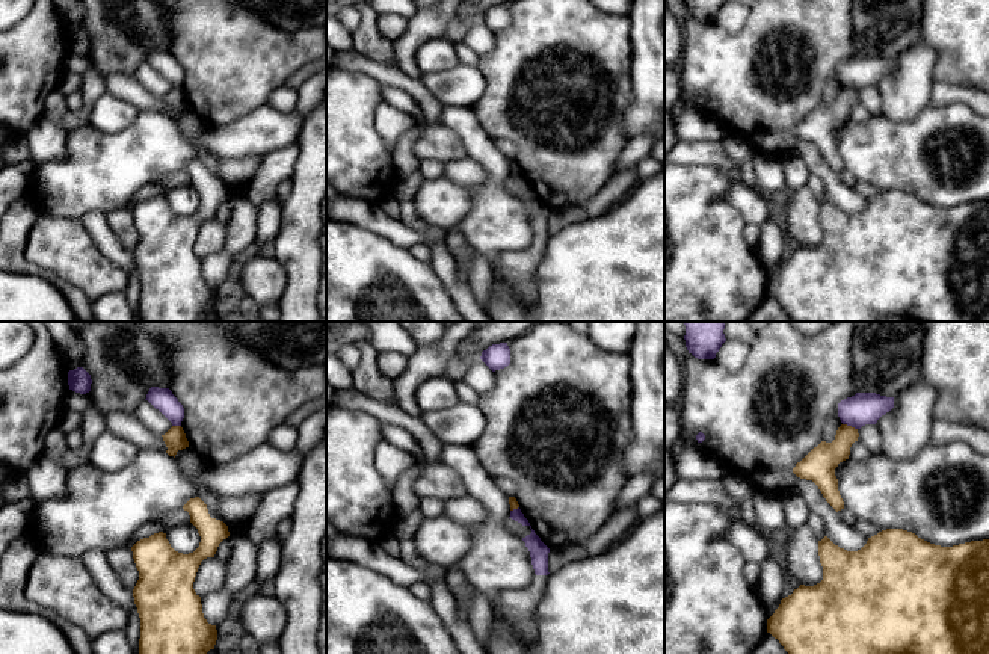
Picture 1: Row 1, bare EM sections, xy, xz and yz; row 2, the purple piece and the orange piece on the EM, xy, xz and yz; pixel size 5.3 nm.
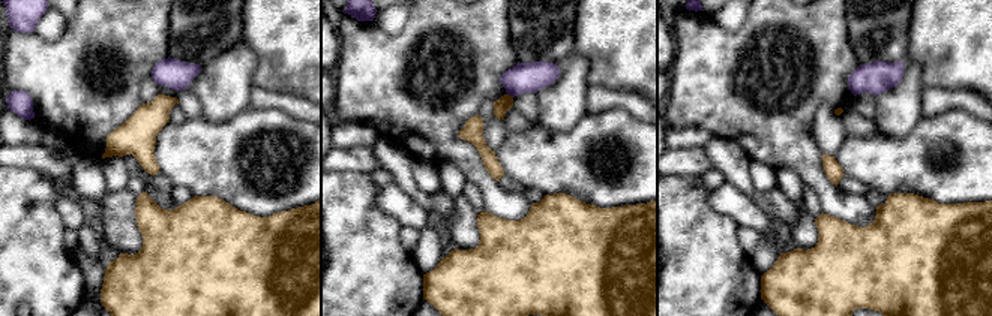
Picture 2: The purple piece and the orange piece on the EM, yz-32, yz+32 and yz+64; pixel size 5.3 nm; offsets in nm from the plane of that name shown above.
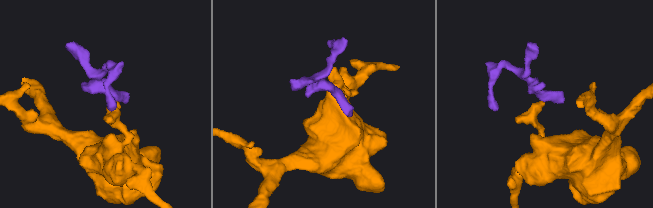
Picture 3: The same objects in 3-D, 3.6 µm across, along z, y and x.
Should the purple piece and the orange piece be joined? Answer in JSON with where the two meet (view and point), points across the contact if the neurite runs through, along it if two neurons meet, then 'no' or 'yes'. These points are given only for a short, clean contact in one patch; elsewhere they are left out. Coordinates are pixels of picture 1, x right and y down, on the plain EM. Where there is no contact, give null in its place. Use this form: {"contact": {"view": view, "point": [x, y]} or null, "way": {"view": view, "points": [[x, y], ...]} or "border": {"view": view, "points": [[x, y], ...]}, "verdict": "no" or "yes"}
{"contact": {"view": "yz", "point": [850, 86]}, "border": {"view": "yz", "points": [[843, 85], [856, 91]]}, "verdict": "no"}

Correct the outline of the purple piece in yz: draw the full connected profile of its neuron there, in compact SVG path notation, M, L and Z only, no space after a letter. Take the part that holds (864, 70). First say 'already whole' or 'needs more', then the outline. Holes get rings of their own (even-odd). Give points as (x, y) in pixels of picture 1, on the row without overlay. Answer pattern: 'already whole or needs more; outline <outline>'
already whole; outline M856 54L838 65L838 79L843 86L861 91L865 86L876 86L892 69L894 59L876 54Z

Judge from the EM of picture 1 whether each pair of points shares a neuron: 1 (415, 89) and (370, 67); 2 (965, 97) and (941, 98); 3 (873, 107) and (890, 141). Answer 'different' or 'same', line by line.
1: same
2: same
3: different

